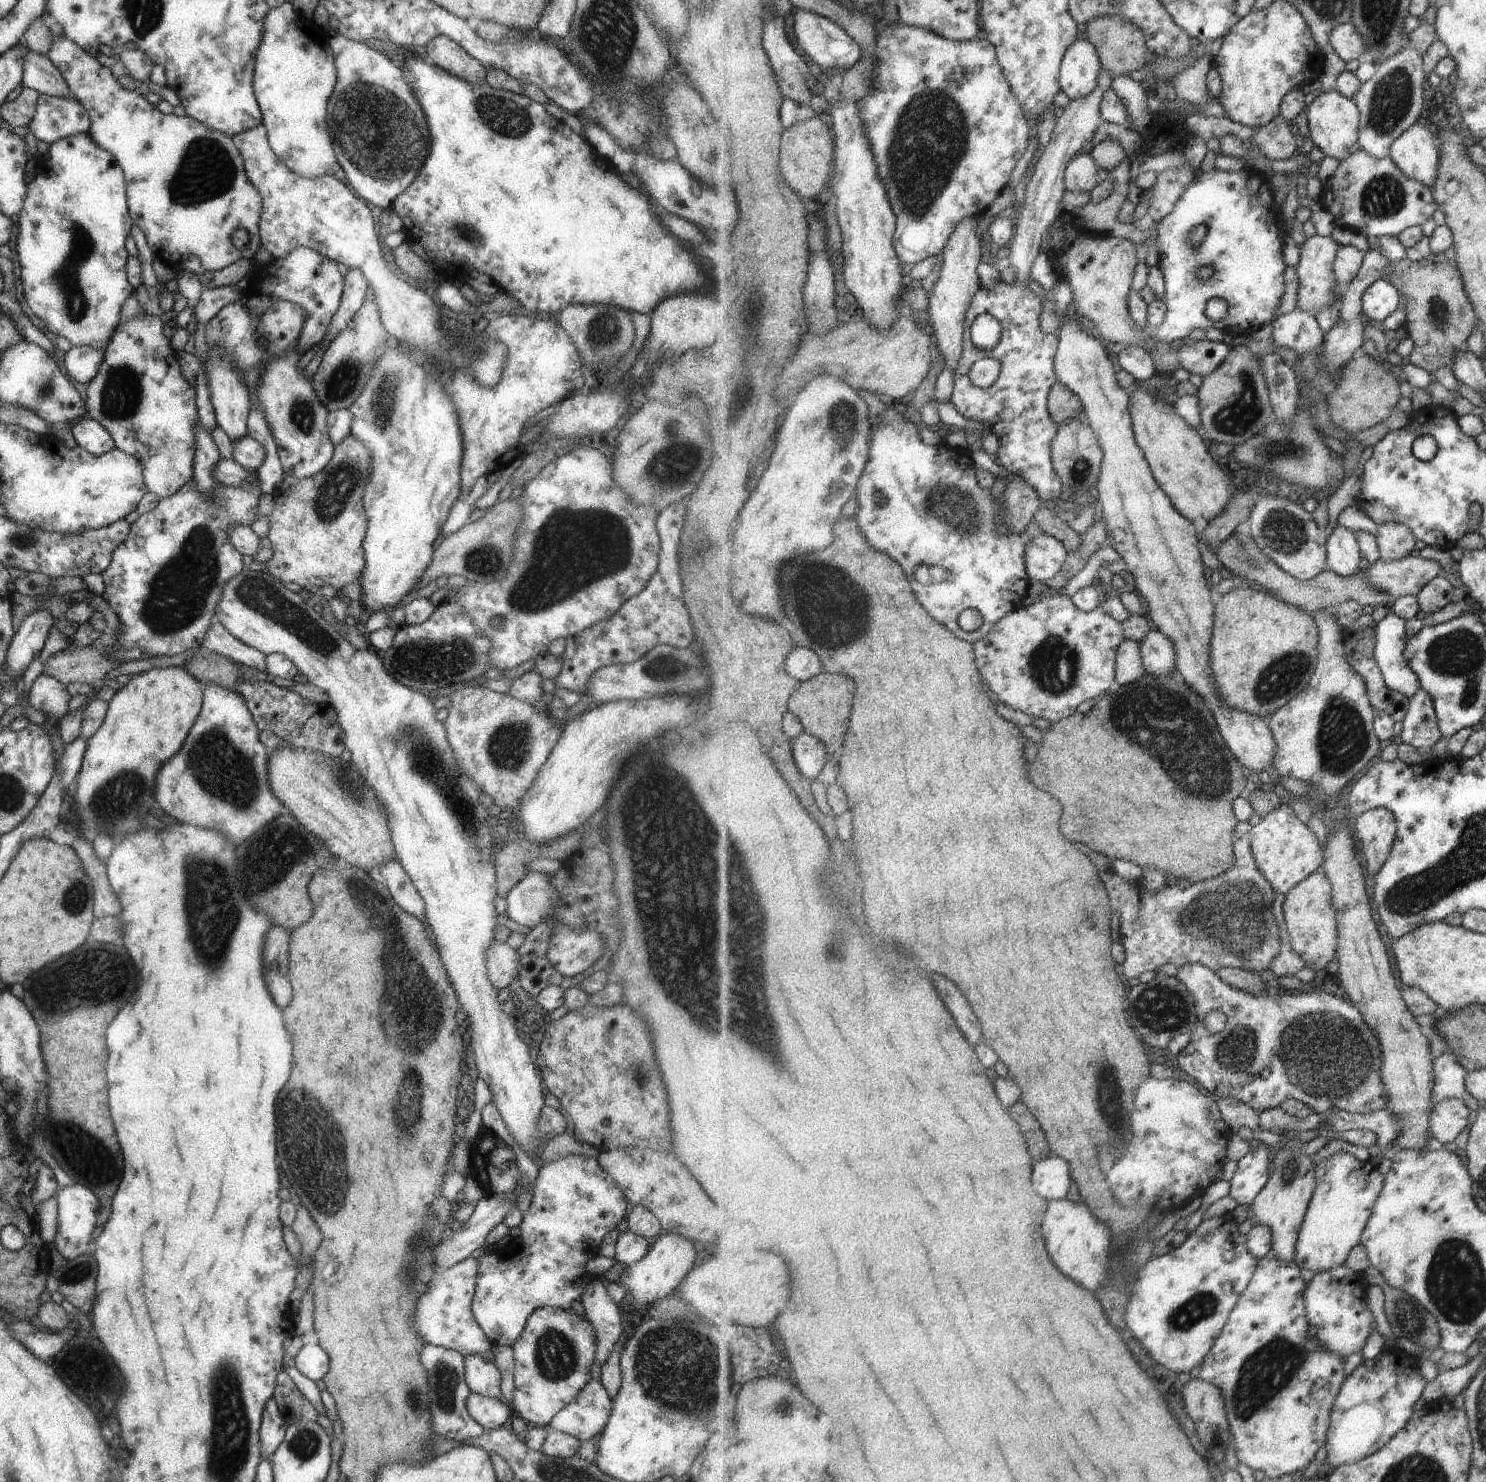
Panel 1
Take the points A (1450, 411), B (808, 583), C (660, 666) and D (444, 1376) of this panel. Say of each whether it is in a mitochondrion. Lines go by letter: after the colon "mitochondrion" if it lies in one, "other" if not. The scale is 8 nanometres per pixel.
A: other
B: mitochondrion
C: mitochondrion
D: mitochondrion

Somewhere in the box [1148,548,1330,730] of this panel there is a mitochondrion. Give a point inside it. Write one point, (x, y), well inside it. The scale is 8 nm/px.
(1277, 680)

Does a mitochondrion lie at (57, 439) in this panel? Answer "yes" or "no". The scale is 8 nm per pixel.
no

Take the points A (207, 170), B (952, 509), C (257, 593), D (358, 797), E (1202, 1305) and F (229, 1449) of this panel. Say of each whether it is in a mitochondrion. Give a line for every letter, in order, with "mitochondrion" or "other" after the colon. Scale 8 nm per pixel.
A: mitochondrion
B: mitochondrion
C: mitochondrion
D: mitochondrion
E: mitochondrion
F: mitochondrion

